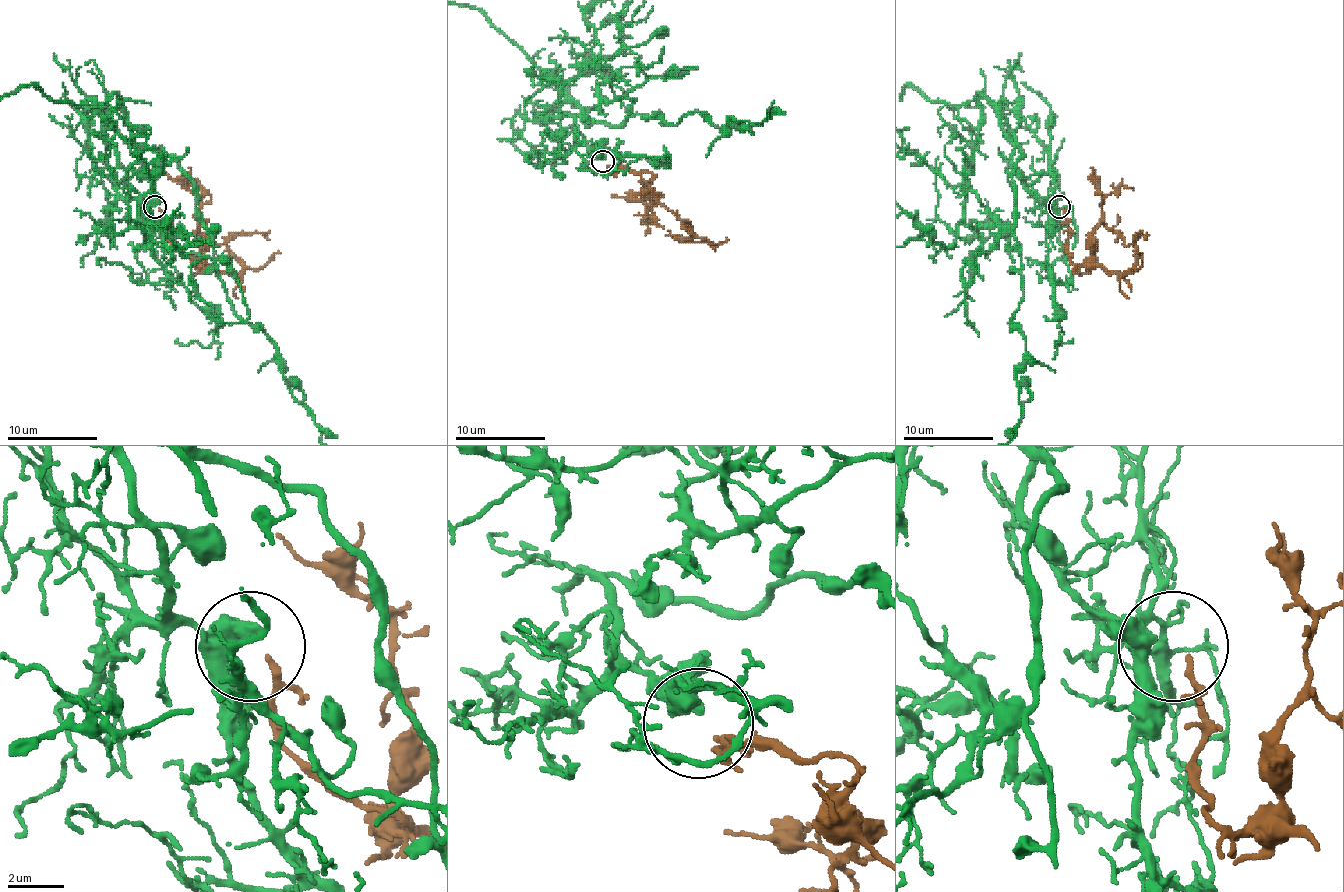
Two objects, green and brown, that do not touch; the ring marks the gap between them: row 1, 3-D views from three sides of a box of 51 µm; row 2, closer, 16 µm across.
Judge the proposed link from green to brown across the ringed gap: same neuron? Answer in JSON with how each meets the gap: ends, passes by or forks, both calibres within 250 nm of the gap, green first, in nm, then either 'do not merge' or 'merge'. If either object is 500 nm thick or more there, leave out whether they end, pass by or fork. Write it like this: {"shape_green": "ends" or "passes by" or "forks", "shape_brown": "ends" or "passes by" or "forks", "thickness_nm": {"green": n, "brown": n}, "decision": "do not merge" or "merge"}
{"thickness_nm": {"green": 650, "brown": 240}, "decision": "do not merge"}

